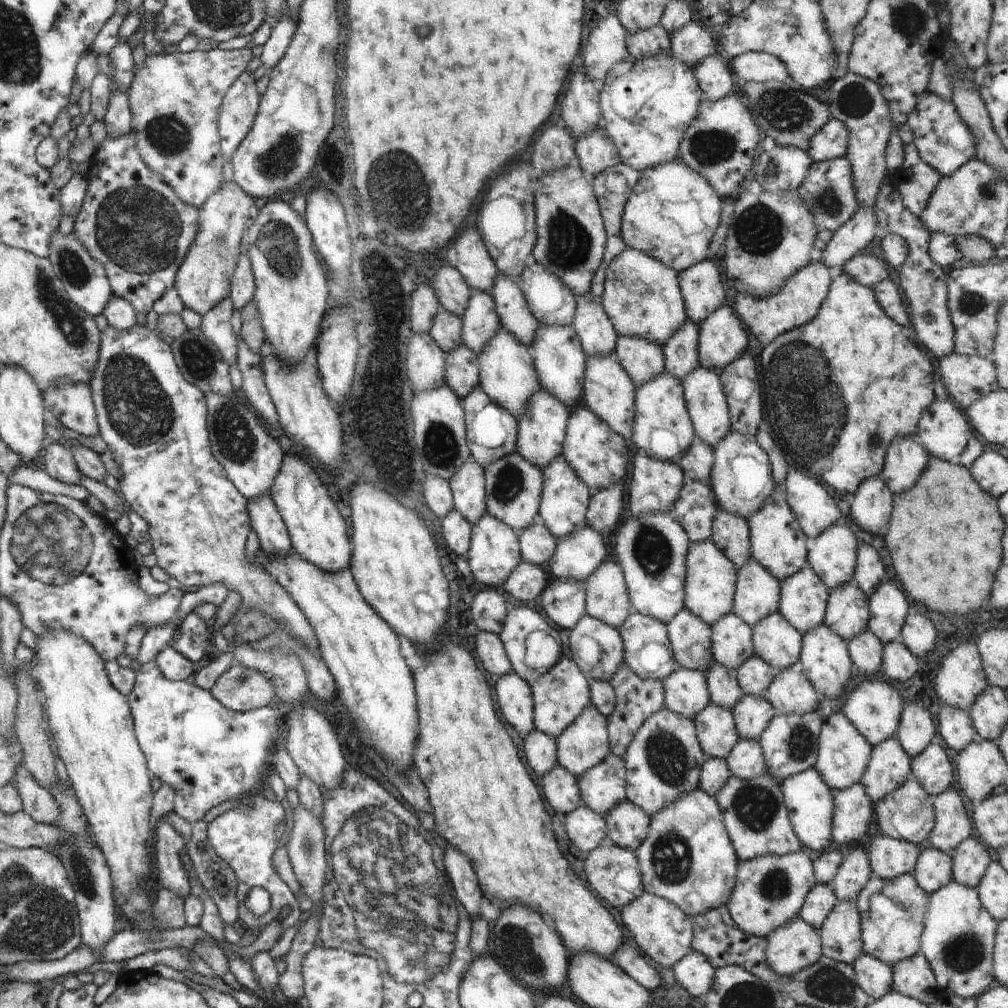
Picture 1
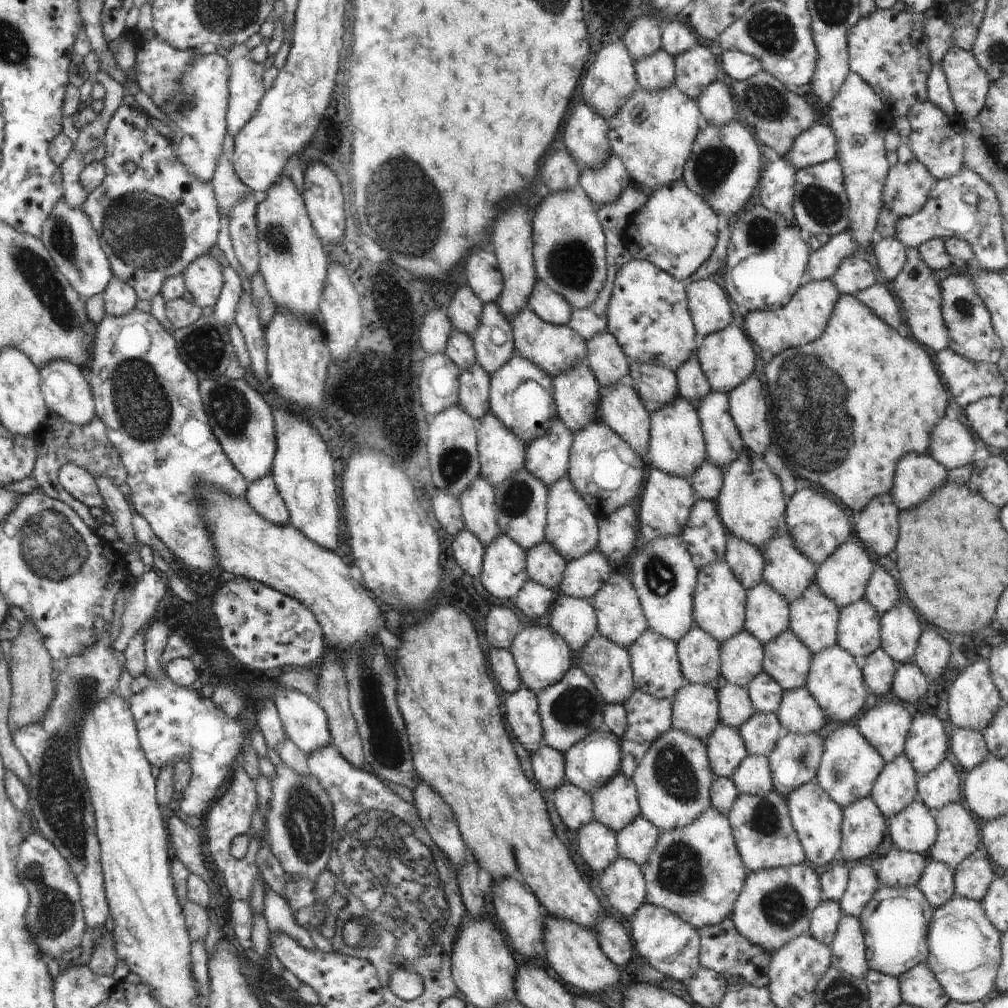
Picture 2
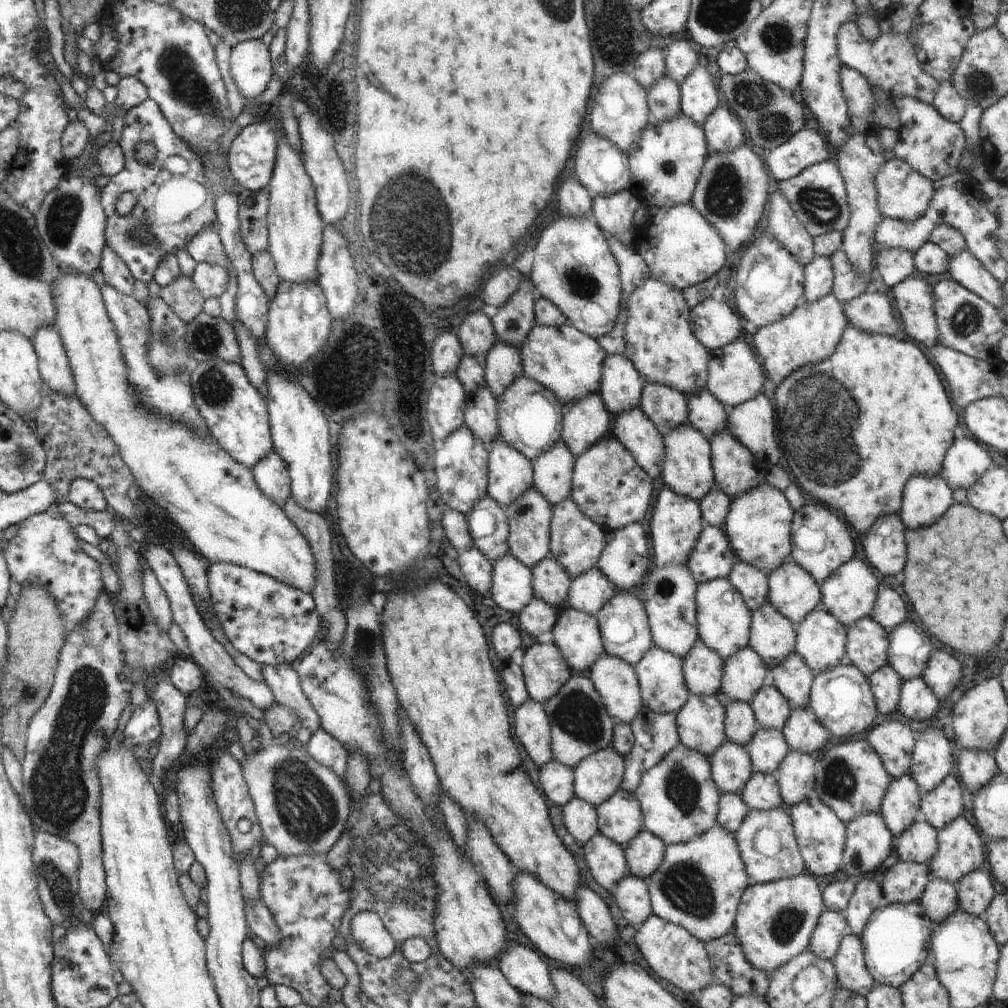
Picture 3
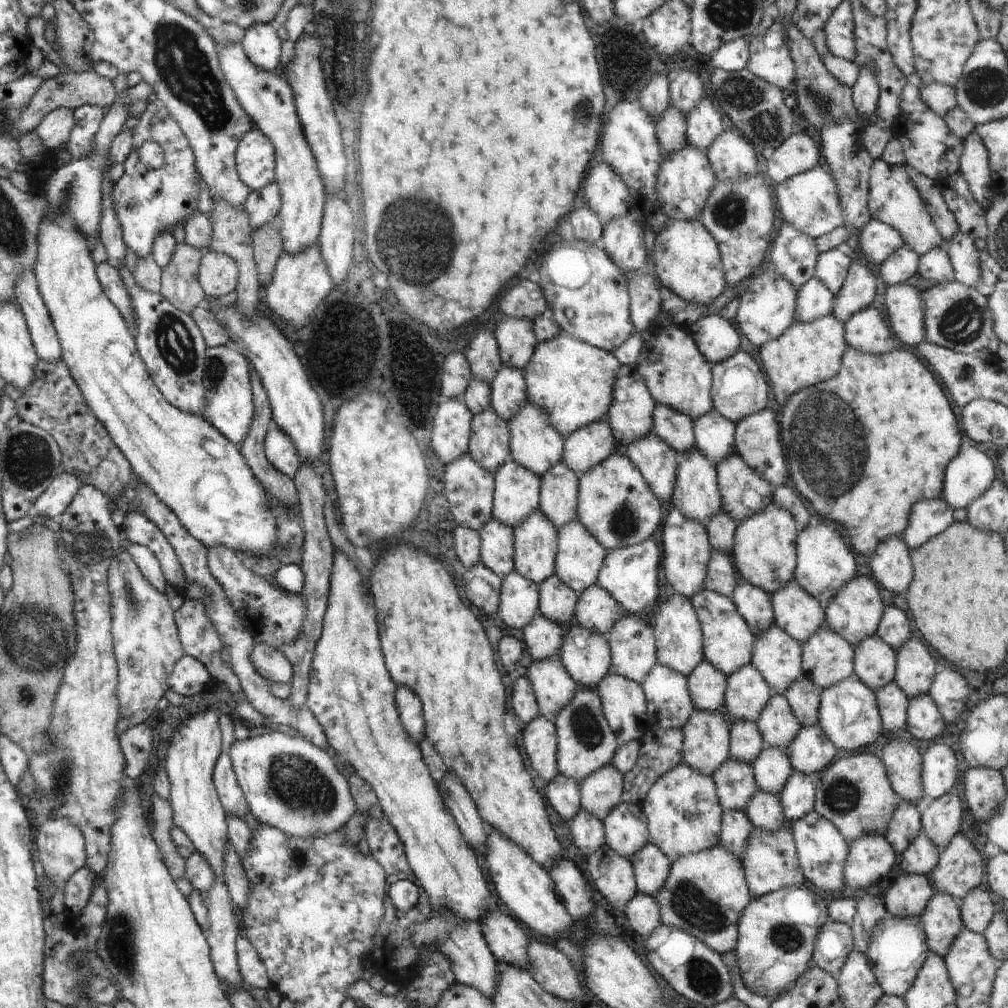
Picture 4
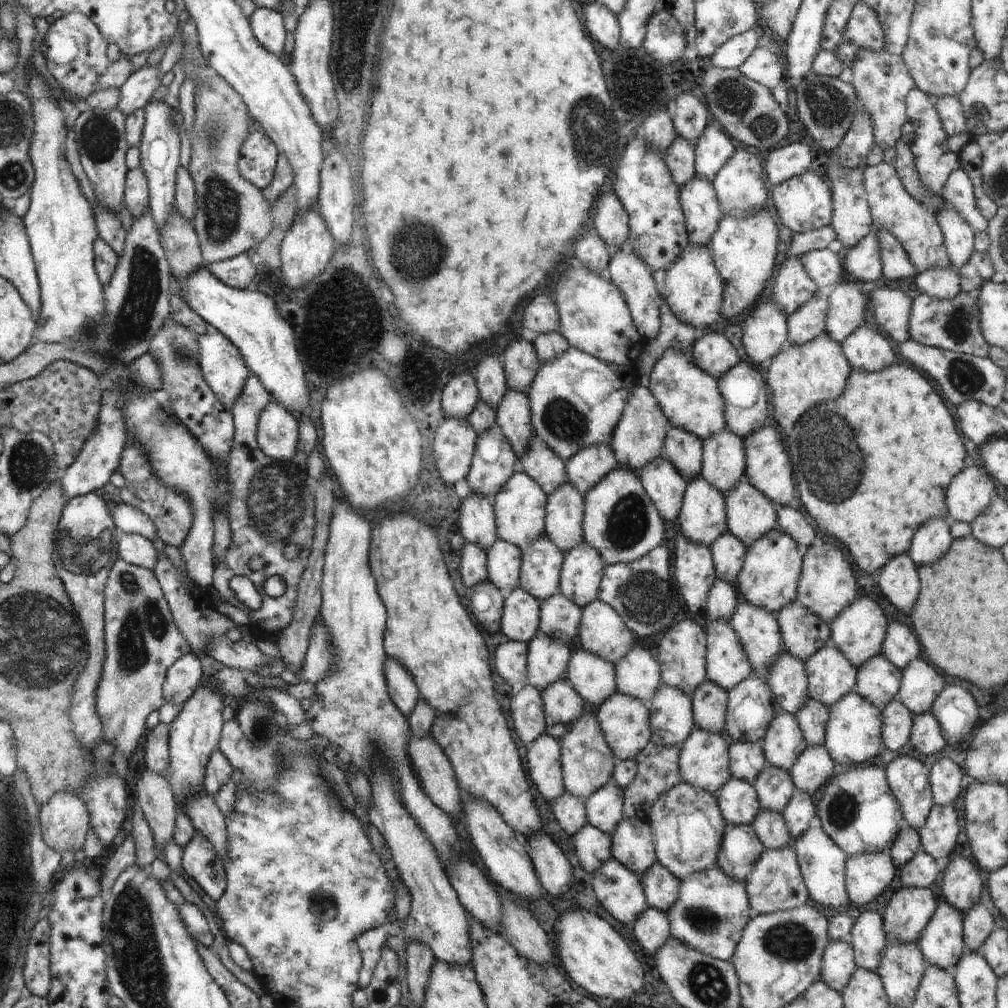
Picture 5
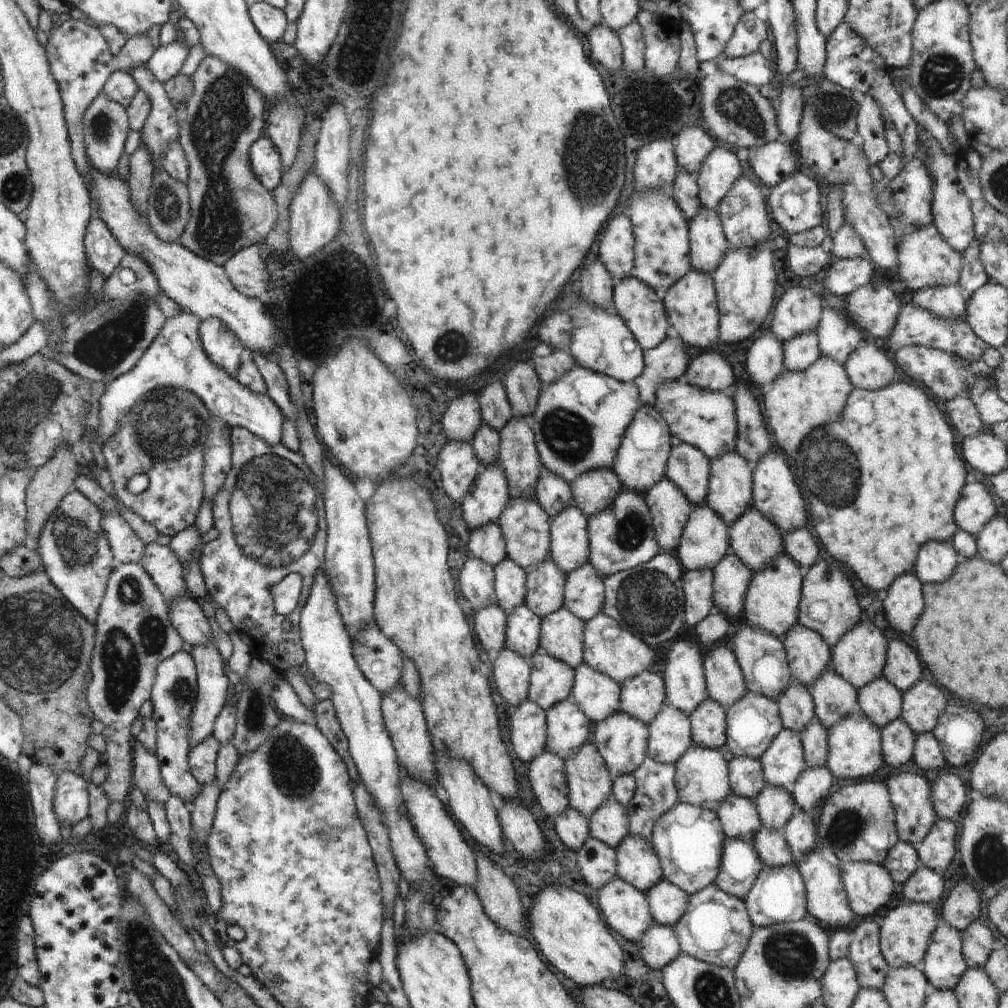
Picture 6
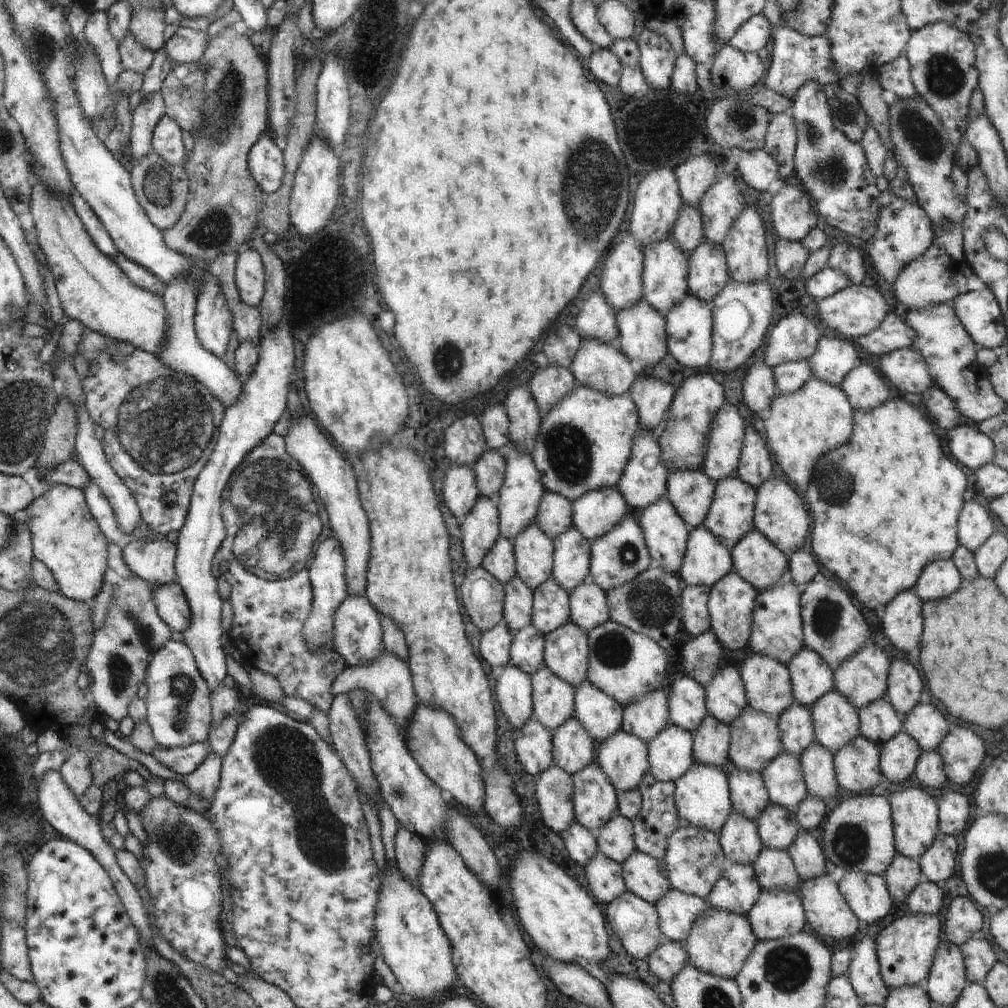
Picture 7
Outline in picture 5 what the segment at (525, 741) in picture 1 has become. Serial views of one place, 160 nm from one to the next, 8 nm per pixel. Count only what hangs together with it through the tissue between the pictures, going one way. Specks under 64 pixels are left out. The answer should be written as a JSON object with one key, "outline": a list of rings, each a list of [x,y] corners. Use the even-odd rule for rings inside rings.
{"outline":[[[565,790],[550,804],[549,808],[561,830],[569,836],[573,836],[586,823],[584,802]]]}

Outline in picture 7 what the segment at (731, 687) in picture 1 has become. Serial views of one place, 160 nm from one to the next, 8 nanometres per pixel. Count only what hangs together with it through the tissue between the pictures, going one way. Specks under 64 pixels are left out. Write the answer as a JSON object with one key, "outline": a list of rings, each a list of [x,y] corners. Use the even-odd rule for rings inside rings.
{"outline":[[[741,769],[734,771],[726,778],[732,810],[755,823],[769,804],[762,776]]]}

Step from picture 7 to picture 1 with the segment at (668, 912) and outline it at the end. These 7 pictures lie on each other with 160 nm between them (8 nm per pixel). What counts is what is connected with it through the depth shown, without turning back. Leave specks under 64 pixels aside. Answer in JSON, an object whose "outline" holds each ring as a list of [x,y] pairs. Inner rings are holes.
{"outline":[[[627,799],[609,809],[603,818],[606,838],[622,849],[634,851],[649,832],[650,818]]]}

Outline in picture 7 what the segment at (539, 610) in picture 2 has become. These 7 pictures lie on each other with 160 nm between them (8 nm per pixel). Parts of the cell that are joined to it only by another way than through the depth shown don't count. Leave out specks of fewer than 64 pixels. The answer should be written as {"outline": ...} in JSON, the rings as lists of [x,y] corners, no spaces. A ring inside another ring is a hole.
{"outline":[[[544,664],[530,676],[532,717],[548,731],[573,717],[574,689]]]}

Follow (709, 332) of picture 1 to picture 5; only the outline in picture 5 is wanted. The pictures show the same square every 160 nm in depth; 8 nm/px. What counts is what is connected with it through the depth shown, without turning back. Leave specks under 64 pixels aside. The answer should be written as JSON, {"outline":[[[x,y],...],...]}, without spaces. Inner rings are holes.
{"outline":[[[739,362],[716,380],[720,395],[723,397],[723,418],[726,430],[737,435],[741,440],[748,434],[763,427],[767,418],[767,386],[757,370],[749,363]]]}

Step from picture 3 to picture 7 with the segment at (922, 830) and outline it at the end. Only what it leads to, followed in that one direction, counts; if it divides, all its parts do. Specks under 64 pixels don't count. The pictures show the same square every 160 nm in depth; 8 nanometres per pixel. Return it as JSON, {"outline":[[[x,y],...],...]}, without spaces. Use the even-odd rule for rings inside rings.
{"outline":[[[926,881],[913,887],[905,904],[913,914],[937,915],[943,906],[943,895],[941,886]]]}

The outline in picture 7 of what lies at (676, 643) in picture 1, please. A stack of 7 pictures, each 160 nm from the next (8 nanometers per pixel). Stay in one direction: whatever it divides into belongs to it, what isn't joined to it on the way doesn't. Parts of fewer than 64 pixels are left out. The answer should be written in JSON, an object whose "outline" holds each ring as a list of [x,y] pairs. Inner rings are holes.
{"outline":[[[705,715],[701,724],[692,732],[692,759],[695,763],[721,770],[721,766],[728,760],[728,727],[711,715]]]}

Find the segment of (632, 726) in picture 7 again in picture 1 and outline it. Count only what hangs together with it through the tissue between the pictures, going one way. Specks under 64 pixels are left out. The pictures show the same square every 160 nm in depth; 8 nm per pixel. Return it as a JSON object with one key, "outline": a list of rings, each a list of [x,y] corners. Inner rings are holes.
{"outline":[[[603,561],[584,580],[584,607],[590,617],[618,629],[631,613],[624,576],[617,563]]]}

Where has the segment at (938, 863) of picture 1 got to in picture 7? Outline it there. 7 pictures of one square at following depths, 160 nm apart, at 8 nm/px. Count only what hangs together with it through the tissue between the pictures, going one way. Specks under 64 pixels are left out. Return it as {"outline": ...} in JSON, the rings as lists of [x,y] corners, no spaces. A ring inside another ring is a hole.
{"outline":[[[941,939],[935,949],[927,978],[919,984],[931,1002],[953,1007],[961,990],[967,985],[960,950],[949,941]]]}

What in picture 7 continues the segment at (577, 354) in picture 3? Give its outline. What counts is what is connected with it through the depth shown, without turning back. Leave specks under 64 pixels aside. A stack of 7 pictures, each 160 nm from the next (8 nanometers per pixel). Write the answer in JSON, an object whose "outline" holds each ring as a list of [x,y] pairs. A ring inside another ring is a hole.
{"outline":[[[577,384],[542,416],[529,455],[545,491],[561,495],[570,504],[587,491],[615,488],[640,428],[628,394],[609,396]]]}

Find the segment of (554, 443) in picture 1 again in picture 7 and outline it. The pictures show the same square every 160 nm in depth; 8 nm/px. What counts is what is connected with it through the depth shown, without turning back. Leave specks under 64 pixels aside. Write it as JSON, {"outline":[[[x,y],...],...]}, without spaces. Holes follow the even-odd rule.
{"outline":[[[571,526],[553,540],[552,580],[567,594],[588,576],[590,543]]]}

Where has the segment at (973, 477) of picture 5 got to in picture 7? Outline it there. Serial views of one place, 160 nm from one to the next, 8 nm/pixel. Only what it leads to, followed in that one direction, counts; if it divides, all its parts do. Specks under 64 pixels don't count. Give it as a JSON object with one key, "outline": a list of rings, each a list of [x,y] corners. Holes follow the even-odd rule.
{"outline":[[[969,502],[962,503],[962,507],[956,520],[956,539],[958,544],[964,546],[970,553],[973,553],[993,534],[993,522],[991,514],[983,506]]]}

